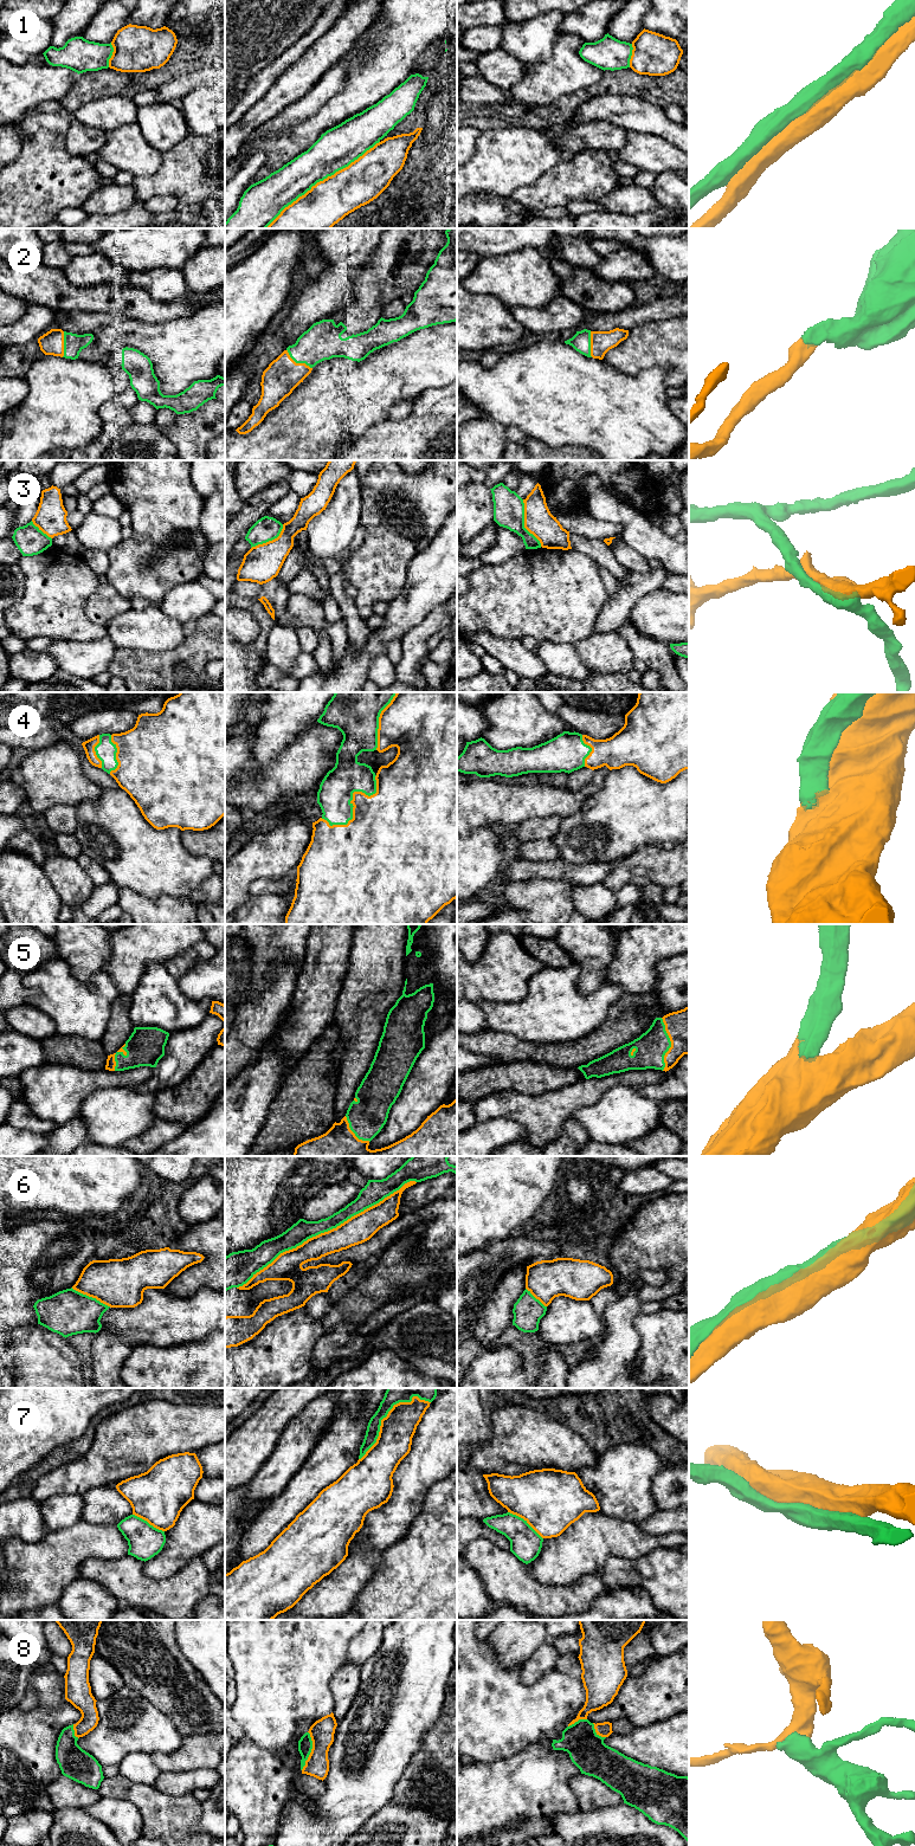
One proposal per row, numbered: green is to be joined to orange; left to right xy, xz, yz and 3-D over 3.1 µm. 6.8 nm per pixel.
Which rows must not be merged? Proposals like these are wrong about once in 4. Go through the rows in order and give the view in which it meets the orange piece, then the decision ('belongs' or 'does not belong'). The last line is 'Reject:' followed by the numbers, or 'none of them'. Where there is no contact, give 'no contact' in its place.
1: meets orange in xz; belongs
2: meets orange in xz; belongs
3: meets orange in yz; does not belong
4: meets orange in xz; belongs
5: meets orange in yz; belongs
6: meets orange in xz; belongs
7: meets orange in xz; belongs
8: meets orange in xz; belongs
Reject: 3

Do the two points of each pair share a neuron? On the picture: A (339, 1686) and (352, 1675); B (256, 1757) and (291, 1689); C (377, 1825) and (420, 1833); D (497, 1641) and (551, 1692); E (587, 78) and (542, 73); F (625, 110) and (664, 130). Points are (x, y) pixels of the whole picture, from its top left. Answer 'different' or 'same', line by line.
A: same
B: different
C: same
D: different
E: same
F: same

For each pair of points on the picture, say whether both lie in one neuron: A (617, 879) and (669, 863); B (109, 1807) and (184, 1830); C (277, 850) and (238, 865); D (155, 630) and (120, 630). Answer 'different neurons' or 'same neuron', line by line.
A: same neuron
B: different neurons
C: same neuron
D: same neuron

